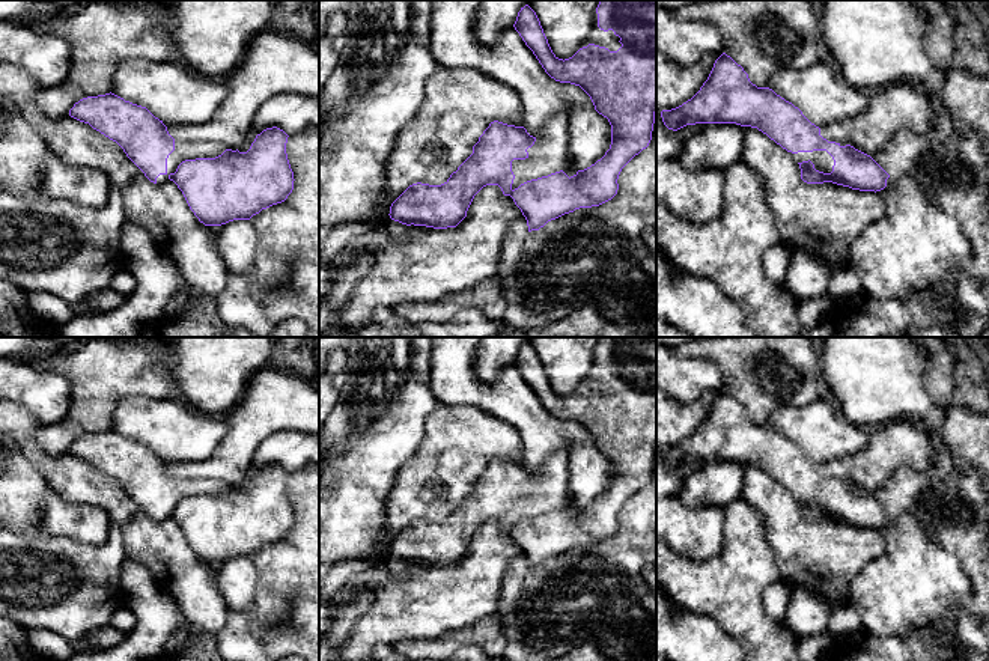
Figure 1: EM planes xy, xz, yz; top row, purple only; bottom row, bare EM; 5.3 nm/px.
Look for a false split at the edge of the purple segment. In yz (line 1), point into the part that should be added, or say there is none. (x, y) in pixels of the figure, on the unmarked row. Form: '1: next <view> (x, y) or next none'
1: next yz (822, 497)

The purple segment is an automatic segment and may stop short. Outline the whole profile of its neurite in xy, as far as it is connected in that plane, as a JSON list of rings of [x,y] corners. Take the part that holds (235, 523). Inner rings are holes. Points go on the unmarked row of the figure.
[[[111,429],[80,437],[69,447],[69,453],[89,461],[116,479],[151,519],[173,518],[190,547],[205,563],[250,557],[262,547],[285,539],[294,527],[294,509],[286,491],[289,473],[277,464],[263,467],[247,489],[239,489],[238,486],[226,486],[217,479],[173,476],[163,458],[146,444],[125,438]]]

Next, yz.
[[[723,390],[700,428],[682,443],[662,447],[661,455],[668,467],[677,468],[695,461],[736,461],[757,465],[786,486],[801,506],[801,516],[807,521],[832,519],[860,528],[881,528],[890,512],[867,491],[851,482],[828,479],[820,465],[811,461],[792,440],[769,425],[757,425],[748,411],[730,393]]]

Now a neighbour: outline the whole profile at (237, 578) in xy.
[[[233,557],[220,565],[215,581],[227,610],[245,610],[254,598],[257,571],[250,557]]]

